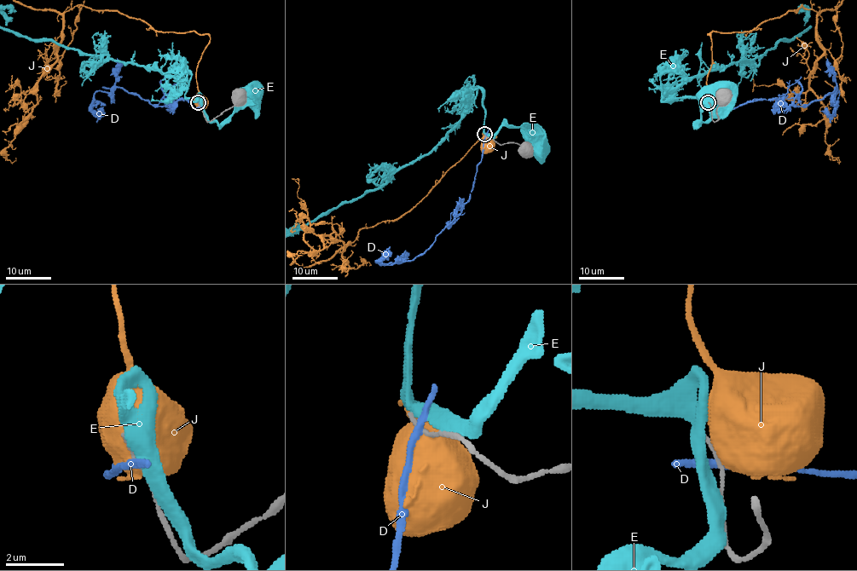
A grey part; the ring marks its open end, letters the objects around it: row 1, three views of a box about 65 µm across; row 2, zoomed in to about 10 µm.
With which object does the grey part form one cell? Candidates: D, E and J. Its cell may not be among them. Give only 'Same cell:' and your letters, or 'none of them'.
Same cell: none of them

